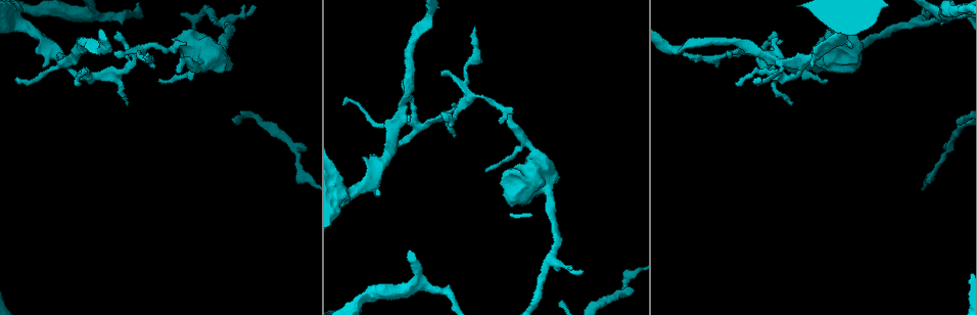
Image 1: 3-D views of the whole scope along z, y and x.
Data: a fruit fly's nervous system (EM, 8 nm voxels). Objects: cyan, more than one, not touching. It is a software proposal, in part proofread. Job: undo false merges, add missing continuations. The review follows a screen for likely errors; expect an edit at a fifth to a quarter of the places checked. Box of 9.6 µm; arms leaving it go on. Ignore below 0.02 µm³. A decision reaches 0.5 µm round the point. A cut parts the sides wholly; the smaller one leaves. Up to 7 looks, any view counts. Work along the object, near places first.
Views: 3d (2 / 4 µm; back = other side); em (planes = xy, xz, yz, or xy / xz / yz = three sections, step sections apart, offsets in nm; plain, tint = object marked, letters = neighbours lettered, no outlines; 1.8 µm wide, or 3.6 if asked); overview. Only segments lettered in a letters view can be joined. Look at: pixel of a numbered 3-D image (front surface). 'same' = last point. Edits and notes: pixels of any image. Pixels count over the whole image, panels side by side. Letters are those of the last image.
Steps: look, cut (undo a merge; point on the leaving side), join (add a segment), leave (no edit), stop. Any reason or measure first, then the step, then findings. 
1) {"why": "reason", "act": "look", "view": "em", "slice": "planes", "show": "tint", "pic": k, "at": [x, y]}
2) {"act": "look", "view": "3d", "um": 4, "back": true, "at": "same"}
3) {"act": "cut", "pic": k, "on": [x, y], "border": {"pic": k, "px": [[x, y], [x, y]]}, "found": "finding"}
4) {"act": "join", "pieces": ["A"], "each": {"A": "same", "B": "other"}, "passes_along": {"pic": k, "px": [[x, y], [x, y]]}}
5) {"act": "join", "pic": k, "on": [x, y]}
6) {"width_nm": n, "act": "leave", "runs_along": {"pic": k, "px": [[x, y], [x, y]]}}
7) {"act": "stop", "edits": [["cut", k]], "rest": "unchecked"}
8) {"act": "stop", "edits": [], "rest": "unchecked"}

{"why": "three arms meet", "act": "look", "view": "3d", "um": 4, "pic": 1, "at": [467, 98]}

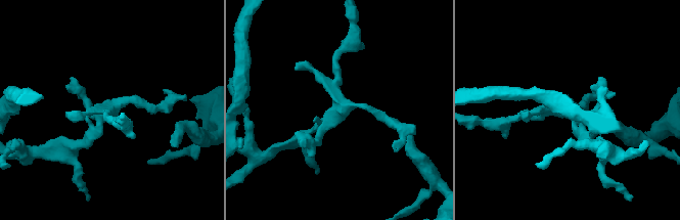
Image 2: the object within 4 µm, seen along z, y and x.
{"act": "look", "view": "em", "um": 3.6, "slice": "yz", "step": 4, "show": "tint", "pic": 2, "at": [336, 109]}

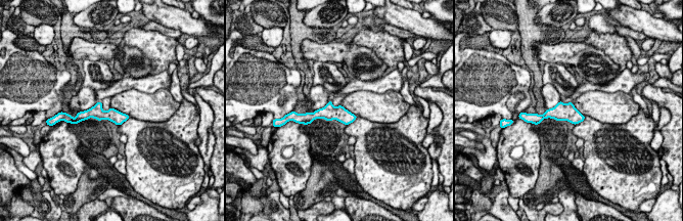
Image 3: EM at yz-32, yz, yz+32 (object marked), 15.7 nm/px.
{"why": "cut it another way", "act": "look", "view": "em", "um": 3.6, "slice": "planes", "show": "letters", "at": "same"}

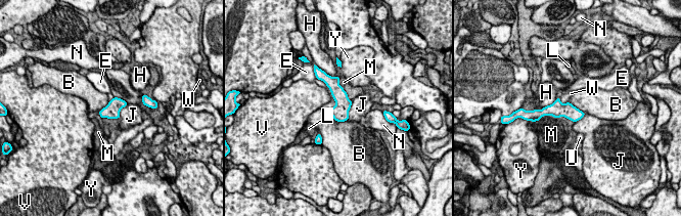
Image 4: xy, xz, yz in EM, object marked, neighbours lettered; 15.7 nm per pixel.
{"act": "leave", "each": {"B": "other", "E": "other", "H": "other", "J": "other", "L": "other", "M": "other", "N": "other", "U": "other", "V": "other", "W": "other", "Y": "other"}, "runs_along": {"pic": 4, "px": [[581, 114], [545, 111], [539, 115]]}, "found": "continuous, no second cell"}

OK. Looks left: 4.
{"why": "a narrow waist", "act": "look", "view": "em", "slice": "planes", "show": "tint", "pic": 1, "at": [393, 143]}

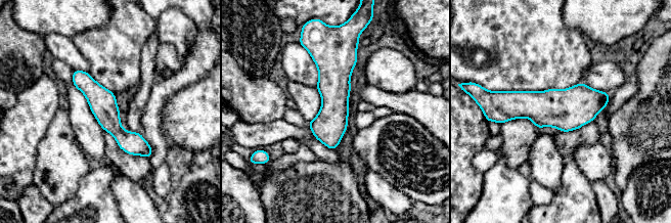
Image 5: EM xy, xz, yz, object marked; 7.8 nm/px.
{"why": "see the neighbours", "act": "look", "view": "em", "slice": "planes", "show": "letters", "at": "same"}

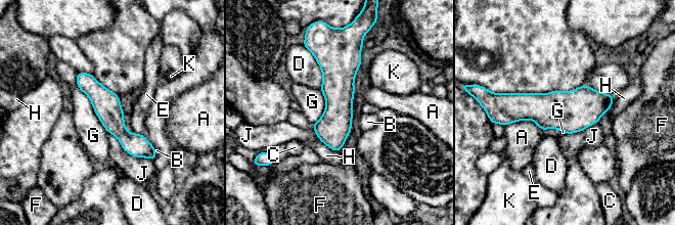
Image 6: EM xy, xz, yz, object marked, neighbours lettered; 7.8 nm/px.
{"longest_contact_nm": ["G", 550], "act": "leave", "each": {"A": "other", "B": "other", "C": "other", "D": "other", "E": "other", "F": "other", "G": "other", "H": "other", "J": "other", "K": "other"}, "border": {"pic": 6, "px": [[77, 72], [76, 85], [107, 132]]}, "found": "continuous, no second cell"}

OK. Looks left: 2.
{"act": "look", "view": "em", "slice": "xy", "step": 4, "show": "tint", "pic": 1, "at": [559, 303]}

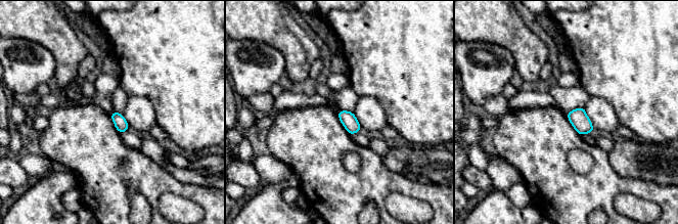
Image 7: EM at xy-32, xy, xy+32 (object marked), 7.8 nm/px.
{"act": "look", "view": "em", "slice": "planes", "show": "letters", "at": "same"}

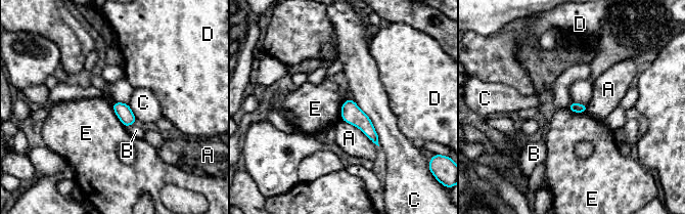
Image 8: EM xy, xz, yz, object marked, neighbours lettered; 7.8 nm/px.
{"act": "leave", "each": {"A": "other", "B": "other", "C": "other", "D": "other", "E": "other"}, "border": {"pic": 8, "px": [[110, 103], [116, 116], [126, 128]]}, "found": "no lettered segment goes on from it"}

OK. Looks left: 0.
{"act": "stop", "edits": [], "rest": "unchecked"}

